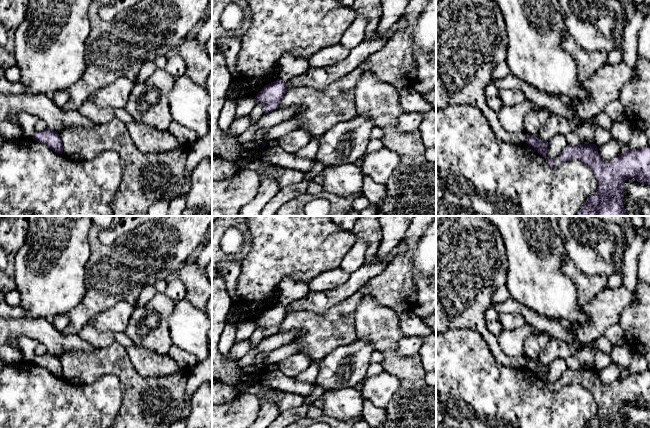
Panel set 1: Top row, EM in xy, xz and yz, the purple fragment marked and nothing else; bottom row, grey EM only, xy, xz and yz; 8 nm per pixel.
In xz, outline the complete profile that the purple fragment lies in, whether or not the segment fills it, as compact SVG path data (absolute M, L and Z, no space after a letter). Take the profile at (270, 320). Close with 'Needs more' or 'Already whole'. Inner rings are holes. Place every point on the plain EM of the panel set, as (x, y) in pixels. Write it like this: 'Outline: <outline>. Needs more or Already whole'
Outline: M277 303L263 311L255 320L256 325L264 329L264 336L269 337L279 332L281 323L287 315L286 306Z. Already whole

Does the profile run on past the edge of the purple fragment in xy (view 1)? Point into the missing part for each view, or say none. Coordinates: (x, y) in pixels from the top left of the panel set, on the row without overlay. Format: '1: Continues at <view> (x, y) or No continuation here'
1: No continuation here

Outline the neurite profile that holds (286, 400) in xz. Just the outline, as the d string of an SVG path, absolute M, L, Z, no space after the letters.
M239 381L235 386L239 394L252 394L258 398L276 401L280 413L305 404L305 397L298 393L282 392L275 389L266 390L260 382L248 383Z

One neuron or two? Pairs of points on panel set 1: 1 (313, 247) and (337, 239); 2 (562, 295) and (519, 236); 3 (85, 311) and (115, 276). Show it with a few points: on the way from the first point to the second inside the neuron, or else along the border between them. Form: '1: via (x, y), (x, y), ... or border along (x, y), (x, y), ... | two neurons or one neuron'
1: via (319, 245), (331, 243) | one neuron
2: via (547, 280), (534, 267), (534, 258), (527, 251) | one neuron
3: via (94, 302), (101, 295), (106, 285) | one neuron

